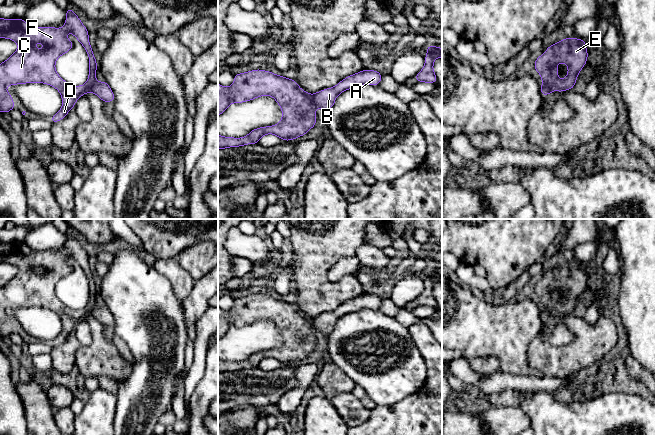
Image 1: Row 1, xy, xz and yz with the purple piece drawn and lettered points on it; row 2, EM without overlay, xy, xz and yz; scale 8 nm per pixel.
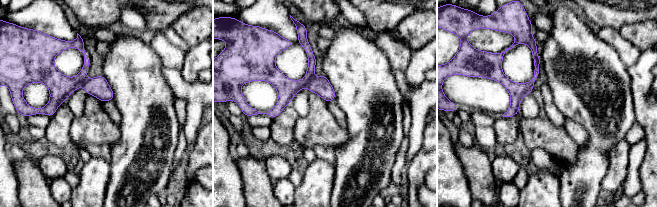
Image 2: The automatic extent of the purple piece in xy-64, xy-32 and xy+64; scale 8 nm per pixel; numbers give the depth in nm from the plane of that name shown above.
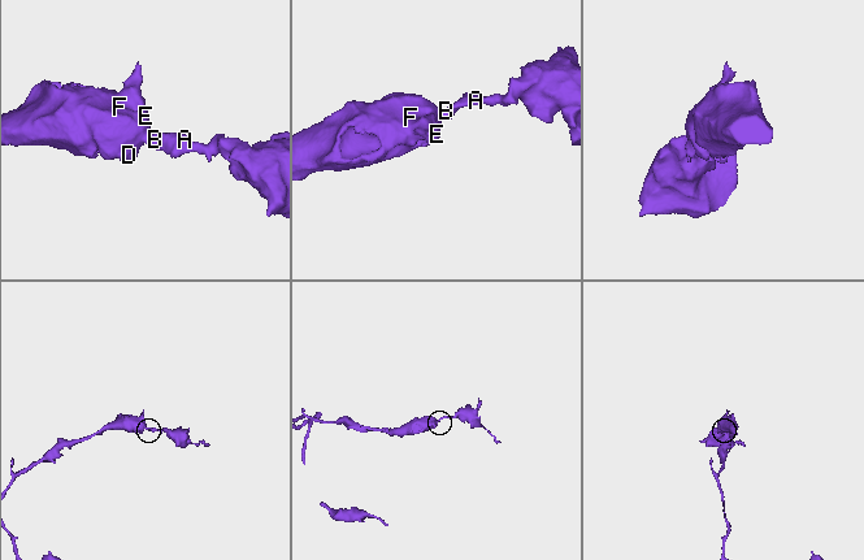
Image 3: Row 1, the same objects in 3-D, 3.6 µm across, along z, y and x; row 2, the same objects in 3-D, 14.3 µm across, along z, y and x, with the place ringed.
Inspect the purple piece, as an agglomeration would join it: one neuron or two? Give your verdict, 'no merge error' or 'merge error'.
merge error

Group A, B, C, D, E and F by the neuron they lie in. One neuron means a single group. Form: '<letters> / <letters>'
A B / C D E F

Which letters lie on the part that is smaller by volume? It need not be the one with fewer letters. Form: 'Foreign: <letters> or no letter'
Foreign: A, B

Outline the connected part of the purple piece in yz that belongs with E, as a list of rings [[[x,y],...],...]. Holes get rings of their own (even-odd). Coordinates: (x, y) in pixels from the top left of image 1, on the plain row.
[[[565,262],[546,272],[545,278],[539,279],[535,284],[534,292],[540,298],[543,308],[561,317],[573,313],[587,282],[585,264]],[[561,286],[568,291],[568,298],[562,305],[558,301],[557,294],[557,288]]]

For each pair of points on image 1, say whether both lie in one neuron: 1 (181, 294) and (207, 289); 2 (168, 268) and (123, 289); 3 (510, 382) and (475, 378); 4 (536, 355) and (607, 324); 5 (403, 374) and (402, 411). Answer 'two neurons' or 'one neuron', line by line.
1: two neurons
2: two neurons
3: one neuron
4: one neuron
5: two neurons

